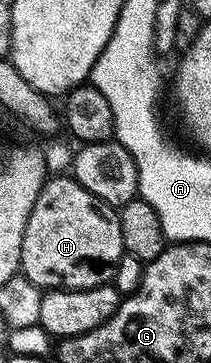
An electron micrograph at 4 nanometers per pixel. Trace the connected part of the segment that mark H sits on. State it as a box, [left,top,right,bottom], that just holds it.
[21,174,124,290]

